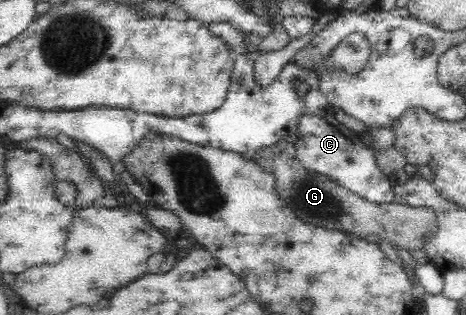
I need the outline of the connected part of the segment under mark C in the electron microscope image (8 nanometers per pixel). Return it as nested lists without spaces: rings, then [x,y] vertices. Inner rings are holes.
[[[332,114],[302,115],[294,133],[293,146],[296,157],[307,170],[325,175],[367,202],[375,204],[395,202],[394,182],[379,170],[374,152],[363,144],[360,134],[336,122]]]

